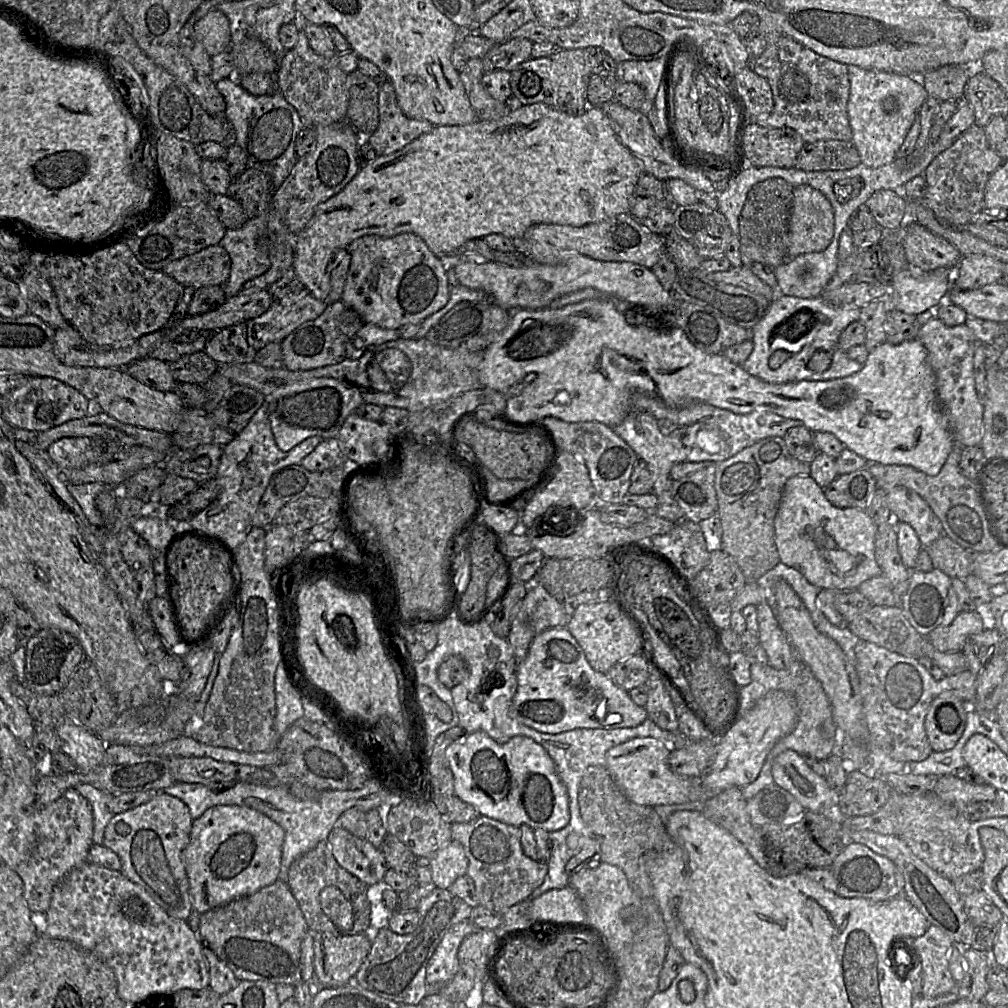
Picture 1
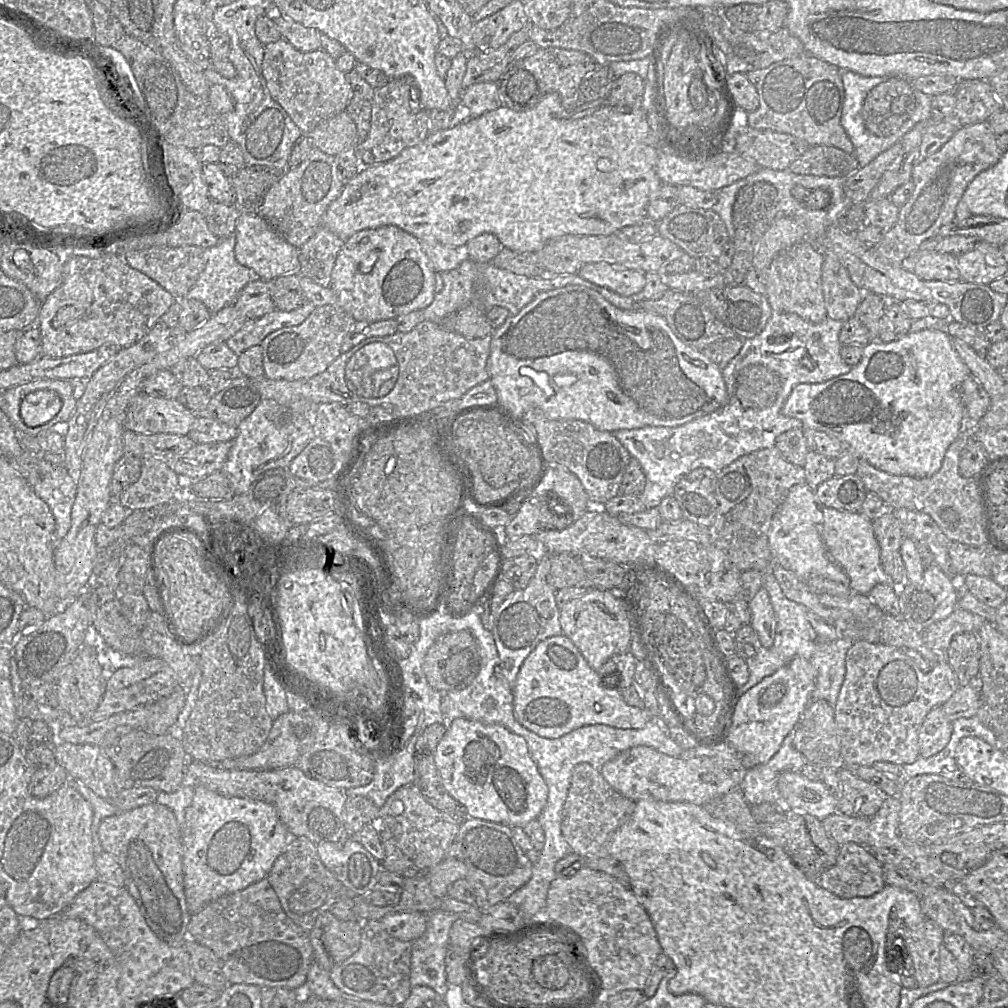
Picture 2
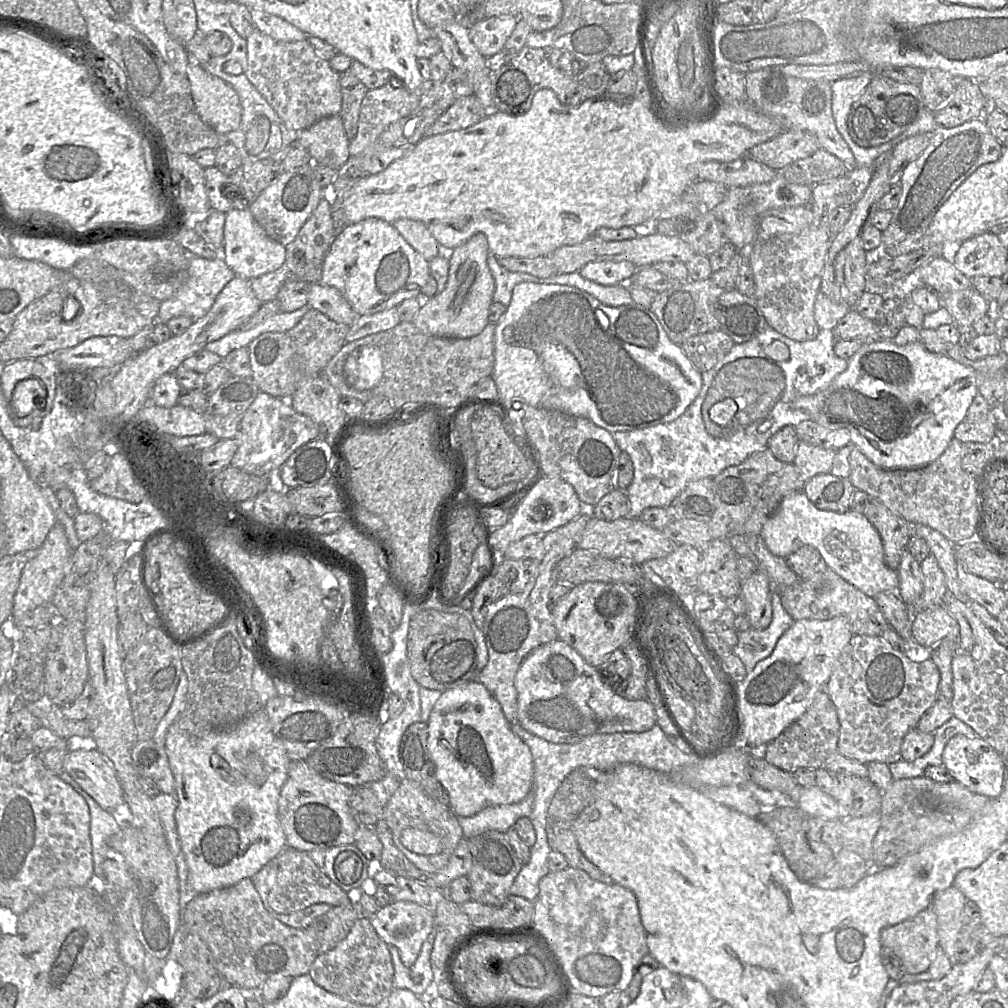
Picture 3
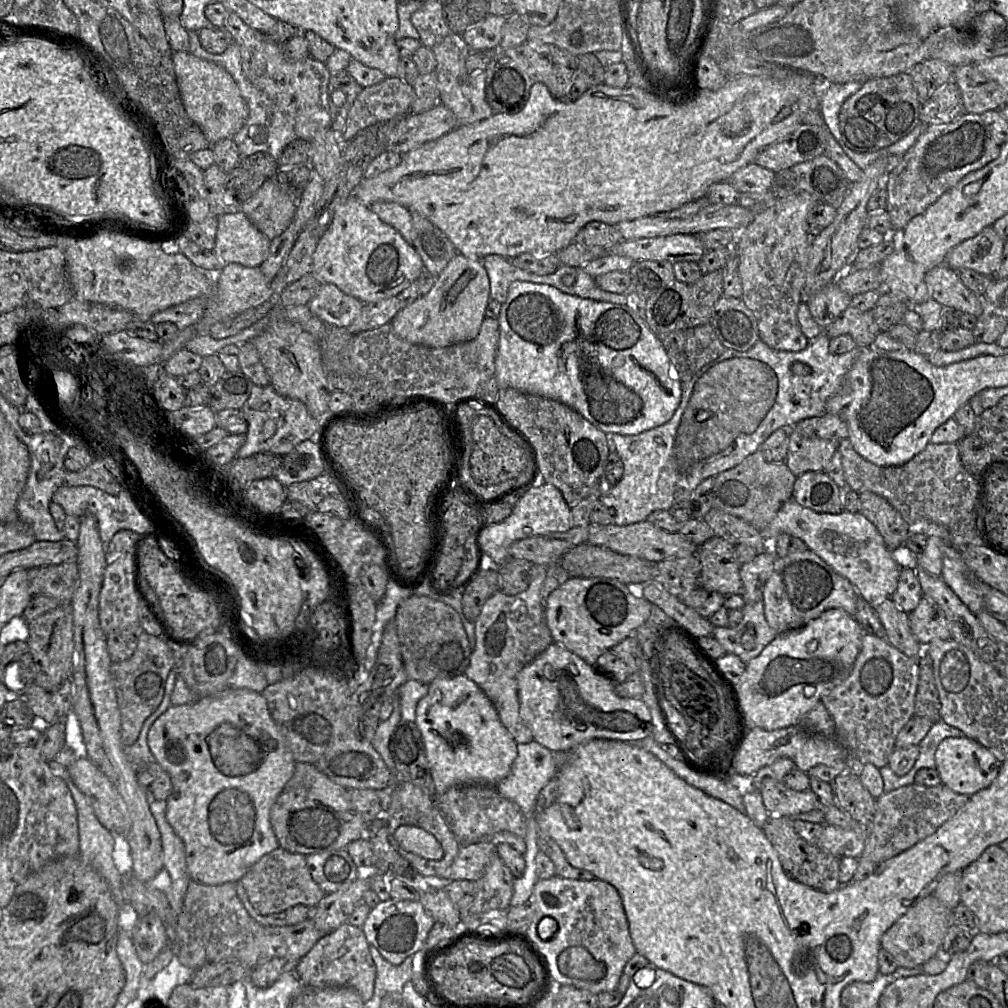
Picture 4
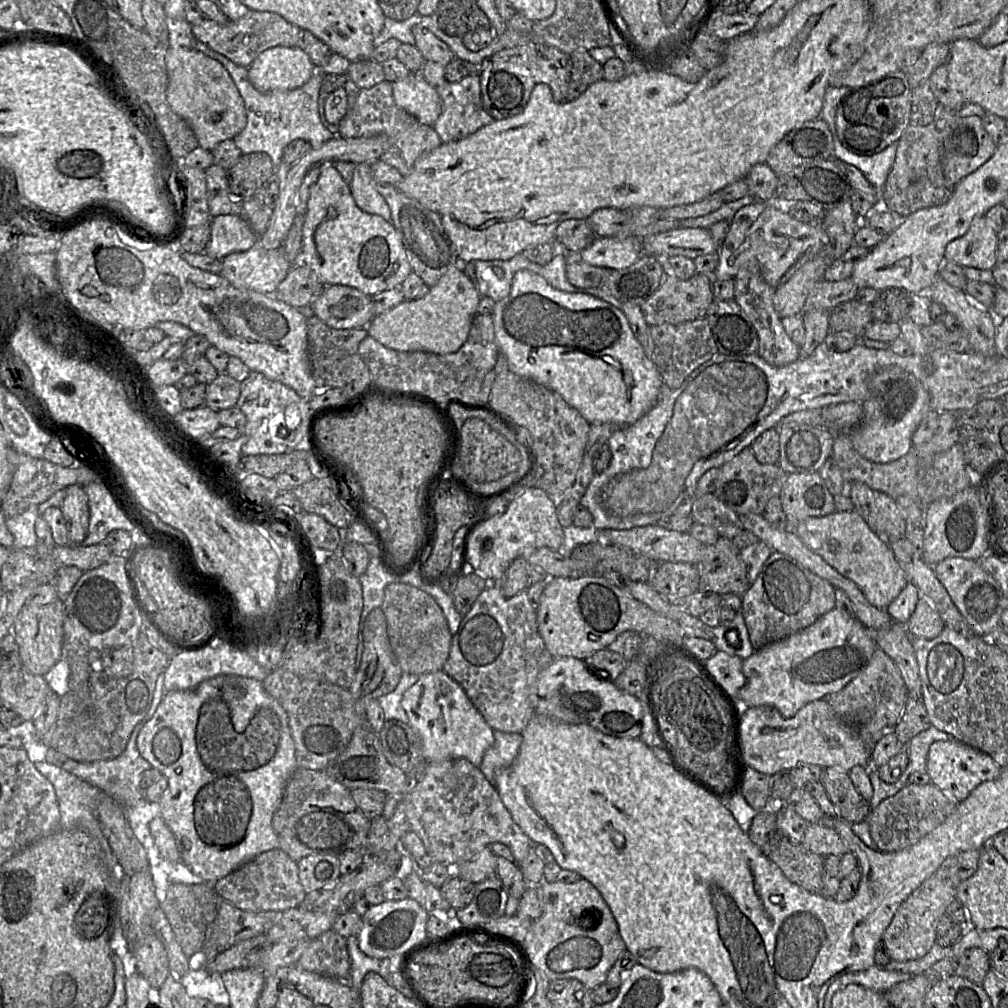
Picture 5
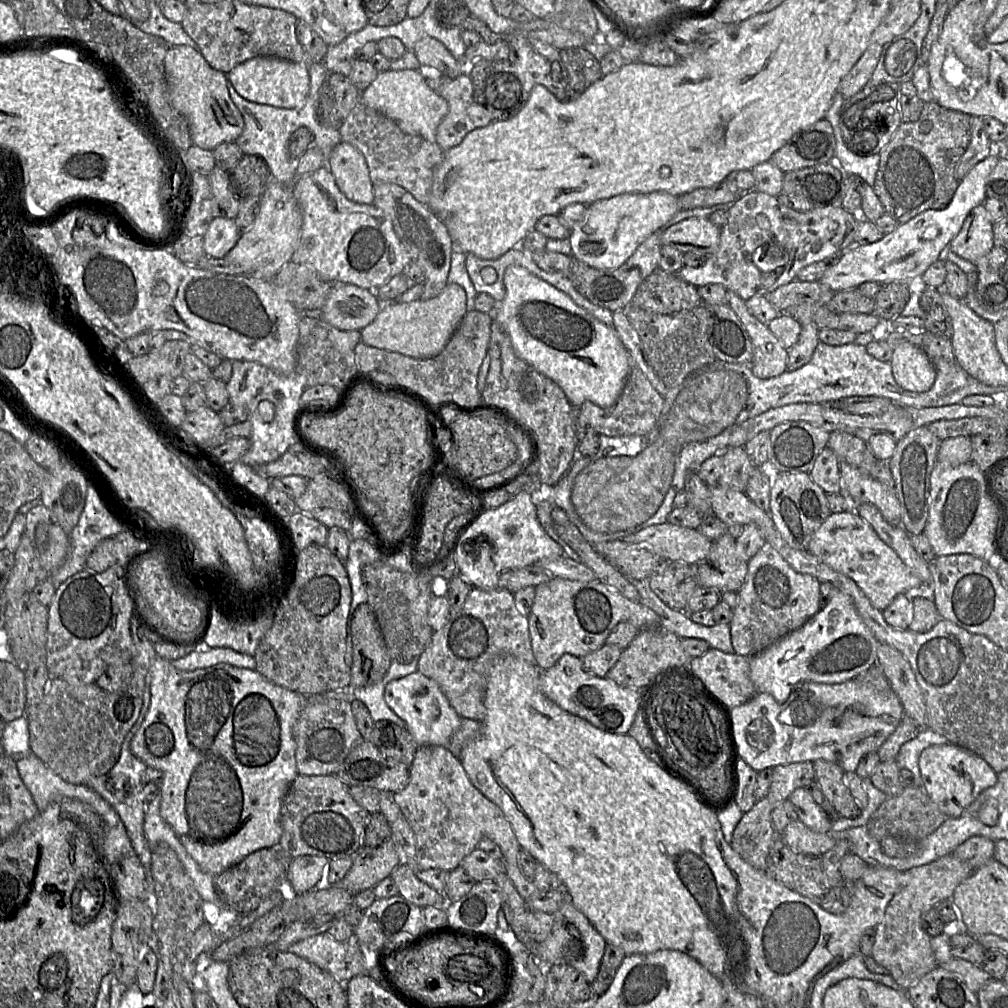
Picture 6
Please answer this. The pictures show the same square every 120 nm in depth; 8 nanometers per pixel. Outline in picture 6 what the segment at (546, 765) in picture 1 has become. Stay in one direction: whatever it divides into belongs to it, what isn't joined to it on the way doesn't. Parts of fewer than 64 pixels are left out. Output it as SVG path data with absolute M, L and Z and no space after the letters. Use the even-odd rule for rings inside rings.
M418 671L387 683L384 700L394 713L405 721L418 746L448 745L461 723L461 718L438 684Z

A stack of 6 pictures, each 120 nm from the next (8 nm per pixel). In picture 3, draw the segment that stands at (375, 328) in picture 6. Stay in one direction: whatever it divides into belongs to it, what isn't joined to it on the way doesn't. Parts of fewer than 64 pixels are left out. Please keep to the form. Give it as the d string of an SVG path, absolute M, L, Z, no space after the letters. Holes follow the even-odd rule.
M477 233L459 247L448 252L449 271L445 288L431 298L424 299L412 323L427 335L441 338L471 338L489 323L489 308L495 281L487 264L487 238Z

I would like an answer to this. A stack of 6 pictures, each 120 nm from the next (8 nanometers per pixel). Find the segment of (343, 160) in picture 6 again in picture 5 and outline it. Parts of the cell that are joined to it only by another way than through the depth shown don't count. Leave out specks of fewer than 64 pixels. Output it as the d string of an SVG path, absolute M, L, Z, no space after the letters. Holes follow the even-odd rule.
M363 162L355 165L352 179L348 185L356 205L361 210L390 221L390 208L374 186L369 163Z

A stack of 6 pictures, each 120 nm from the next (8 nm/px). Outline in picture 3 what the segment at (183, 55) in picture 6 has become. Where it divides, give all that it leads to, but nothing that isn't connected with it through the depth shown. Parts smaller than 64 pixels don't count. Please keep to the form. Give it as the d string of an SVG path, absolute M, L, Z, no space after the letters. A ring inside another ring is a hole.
M194 61L189 62L186 76L190 83L195 109L200 118L218 134L226 135L236 130L241 121L242 108L234 88L221 78L206 72L201 65Z

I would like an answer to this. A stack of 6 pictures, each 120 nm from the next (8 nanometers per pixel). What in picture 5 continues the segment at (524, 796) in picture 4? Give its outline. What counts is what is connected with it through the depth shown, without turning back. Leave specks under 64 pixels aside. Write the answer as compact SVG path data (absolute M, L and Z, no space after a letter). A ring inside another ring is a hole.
M494 731L494 743L485 752L478 768L494 782L496 777L515 760L522 742L521 734Z

